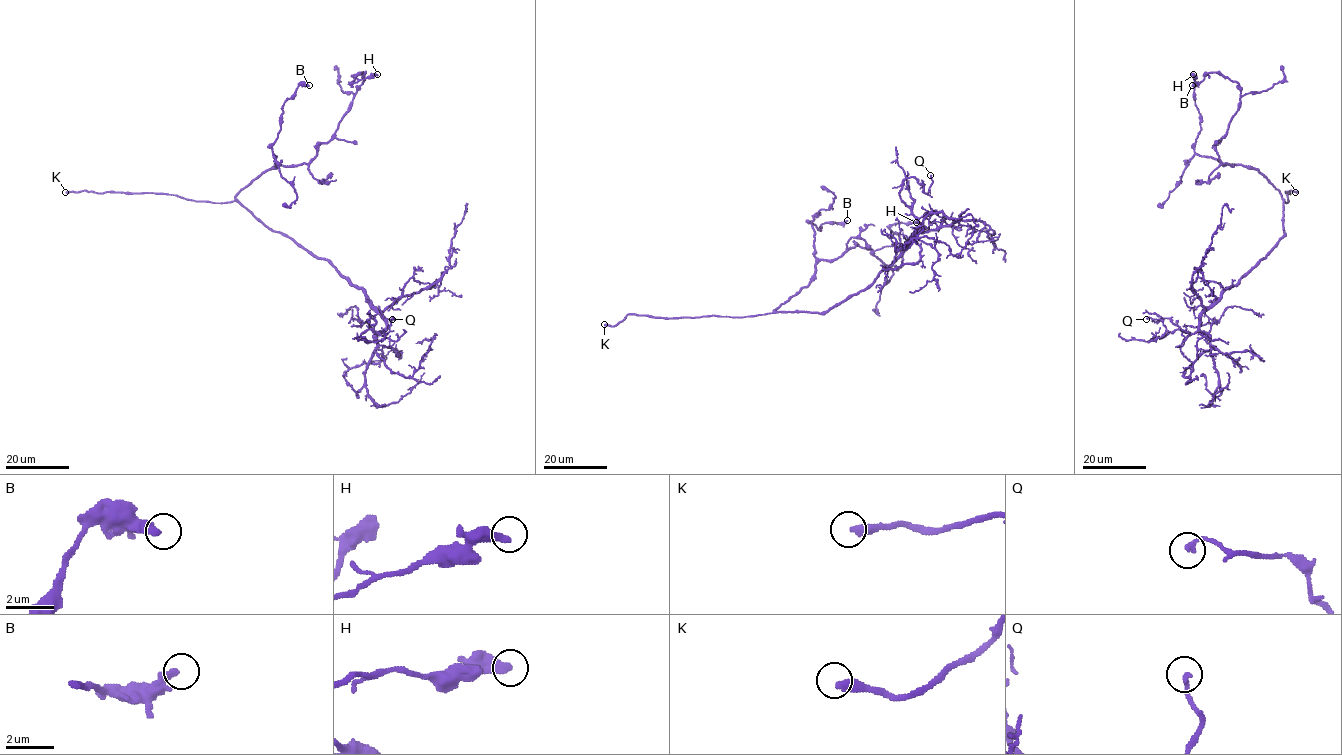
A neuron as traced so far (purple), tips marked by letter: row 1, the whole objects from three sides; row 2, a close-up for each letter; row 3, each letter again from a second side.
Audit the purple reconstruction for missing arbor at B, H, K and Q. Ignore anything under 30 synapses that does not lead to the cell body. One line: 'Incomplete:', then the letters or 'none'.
Incomplete: K

